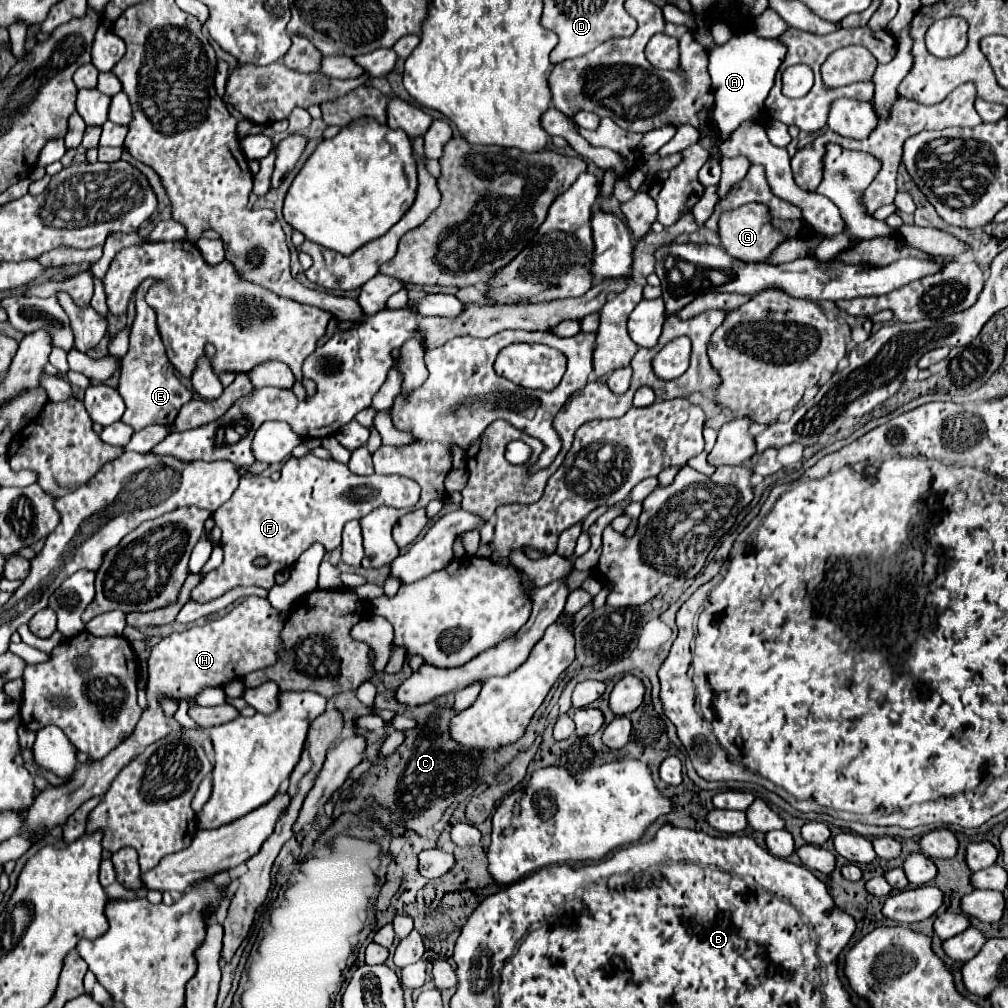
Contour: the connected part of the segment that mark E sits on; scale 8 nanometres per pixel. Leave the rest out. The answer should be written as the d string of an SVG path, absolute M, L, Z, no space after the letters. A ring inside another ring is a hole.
M147 277L135 293L135 305L137 305L137 317L133 321L131 333L129 333L129 351L123 359L123 369L119 377L119 393L125 401L125 415L123 423L133 427L133 431L139 431L147 425L165 425L171 427L179 409L191 401L193 393L183 387L183 383L177 379L173 365L169 363L165 355L163 341L157 331L157 319L155 311L145 303L145 293L155 281Z

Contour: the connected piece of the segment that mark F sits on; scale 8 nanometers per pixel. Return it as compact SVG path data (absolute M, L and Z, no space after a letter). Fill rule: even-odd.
M315 455L303 459L289 457L281 469L279 481L261 475L241 477L233 497L213 513L217 527L223 529L223 563L203 577L203 581L191 591L191 599L197 603L209 603L237 585L271 589L275 585L275 573L289 569L313 543L323 545L325 553L337 549L347 521L361 519L381 505L413 507L417 501L419 485L409 477L377 473L359 477L351 473L347 465L333 459L319 459ZM259 555L271 561L263 569L255 569L253 565L253 559Z

